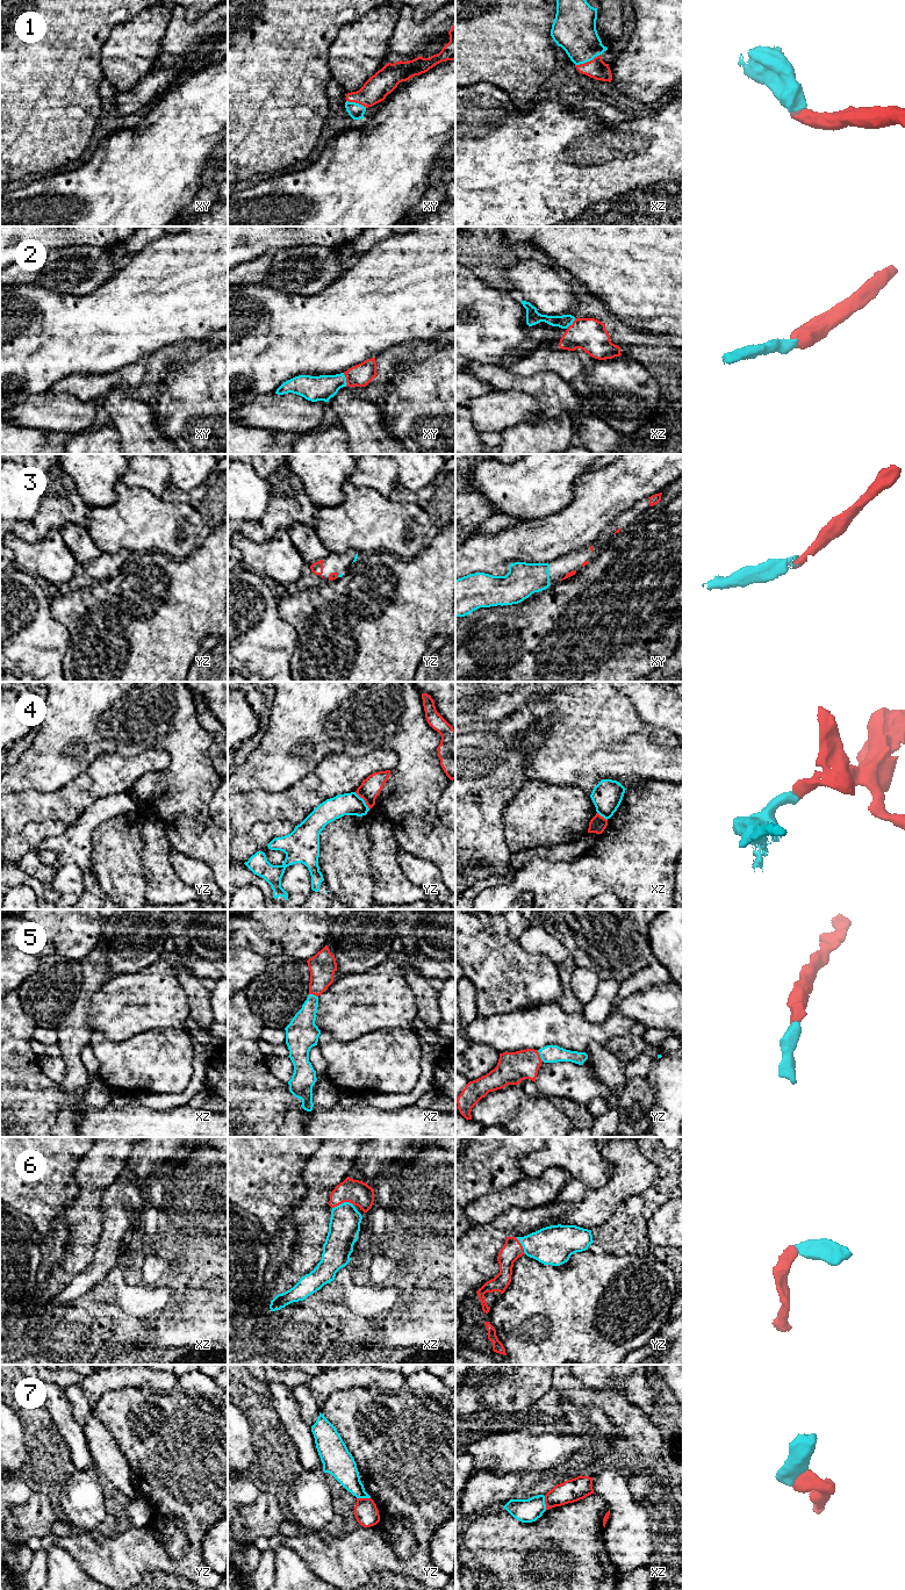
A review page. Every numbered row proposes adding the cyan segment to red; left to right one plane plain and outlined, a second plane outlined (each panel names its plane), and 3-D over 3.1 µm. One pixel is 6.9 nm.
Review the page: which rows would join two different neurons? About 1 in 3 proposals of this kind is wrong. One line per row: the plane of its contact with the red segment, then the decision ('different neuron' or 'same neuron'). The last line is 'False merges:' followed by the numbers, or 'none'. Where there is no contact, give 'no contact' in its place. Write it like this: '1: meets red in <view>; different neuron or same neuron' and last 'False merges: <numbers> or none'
1: meets red in xz; same neuron
2: meets red in xy; same neuron
3: meets red in yz; same neuron
4: meets red in yz; different neuron
5: meets red in yz; same neuron
6: meets red in xz; same neuron
7: meets red in yz; same neuron
False merges: 4

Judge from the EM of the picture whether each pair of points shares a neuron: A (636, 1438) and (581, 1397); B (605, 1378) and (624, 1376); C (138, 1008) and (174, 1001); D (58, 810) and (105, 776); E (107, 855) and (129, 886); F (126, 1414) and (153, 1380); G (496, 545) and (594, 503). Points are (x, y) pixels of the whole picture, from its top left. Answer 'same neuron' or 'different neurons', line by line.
A: same neuron
B: same neuron
C: same neuron
D: same neuron
E: same neuron
F: different neurons
G: same neuron

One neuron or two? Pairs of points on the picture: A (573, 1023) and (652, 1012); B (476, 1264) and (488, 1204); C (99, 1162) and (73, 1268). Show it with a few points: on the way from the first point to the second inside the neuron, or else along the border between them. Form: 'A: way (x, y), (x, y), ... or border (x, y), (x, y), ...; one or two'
A: border (640, 992), (626, 997), (617, 1007), (636, 1022); two
B: border (508, 1208), (489, 1223), (473, 1222); two
C: way (91, 1188), (84, 1210), (84, 1235), (81, 1242); one

